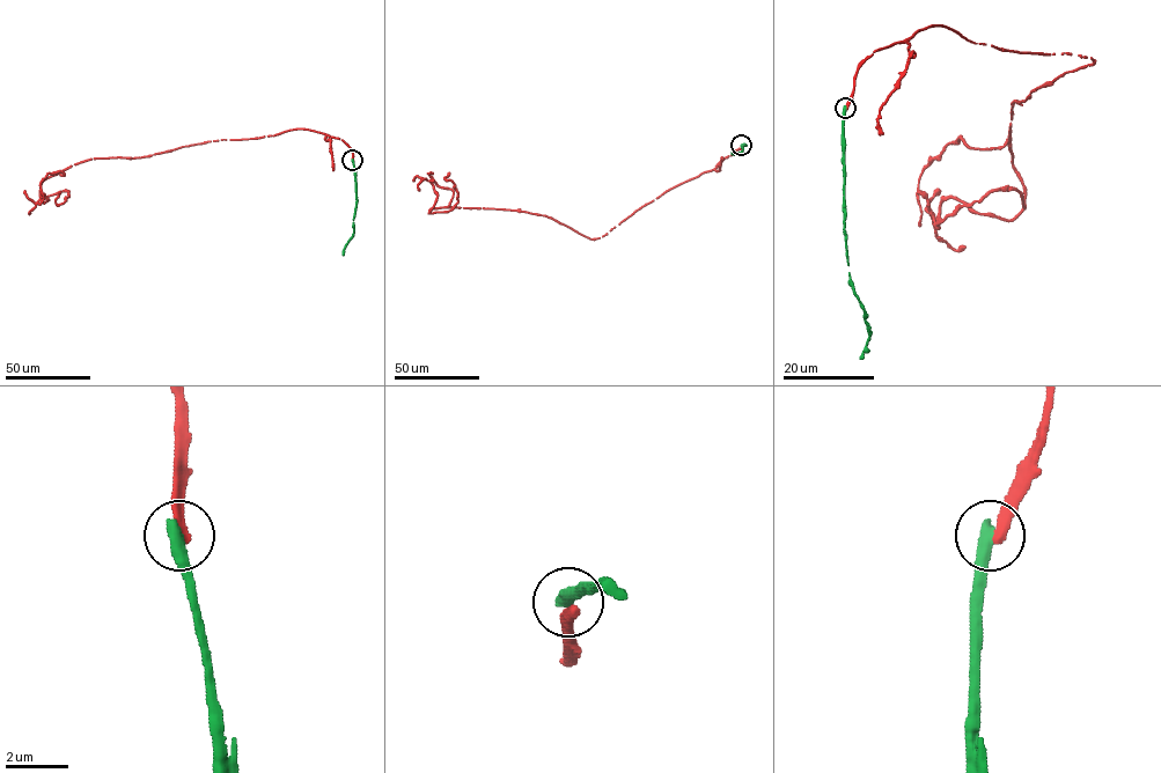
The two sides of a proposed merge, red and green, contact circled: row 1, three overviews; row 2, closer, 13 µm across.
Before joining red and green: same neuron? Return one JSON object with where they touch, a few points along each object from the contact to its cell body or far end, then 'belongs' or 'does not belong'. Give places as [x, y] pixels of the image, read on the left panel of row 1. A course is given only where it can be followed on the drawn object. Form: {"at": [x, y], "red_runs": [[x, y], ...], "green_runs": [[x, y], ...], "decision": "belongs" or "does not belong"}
{"at": [352, 160], "red_runs": [[353, 160], [342, 140], [293, 129], [90, 159], [41, 184], [42, 197], [68, 191], [57, 204], [60, 192]], "green_runs": [[353, 160], [357, 206], [354, 233], [343, 255]], "decision": "does not belong"}

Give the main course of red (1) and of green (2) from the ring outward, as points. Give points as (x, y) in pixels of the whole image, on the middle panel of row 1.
1: (742, 146), (596, 238), (524, 212), (428, 213), (457, 203), (449, 172)
2: (742, 145), (746, 145), (741, 152), (735, 154), (732, 151)

